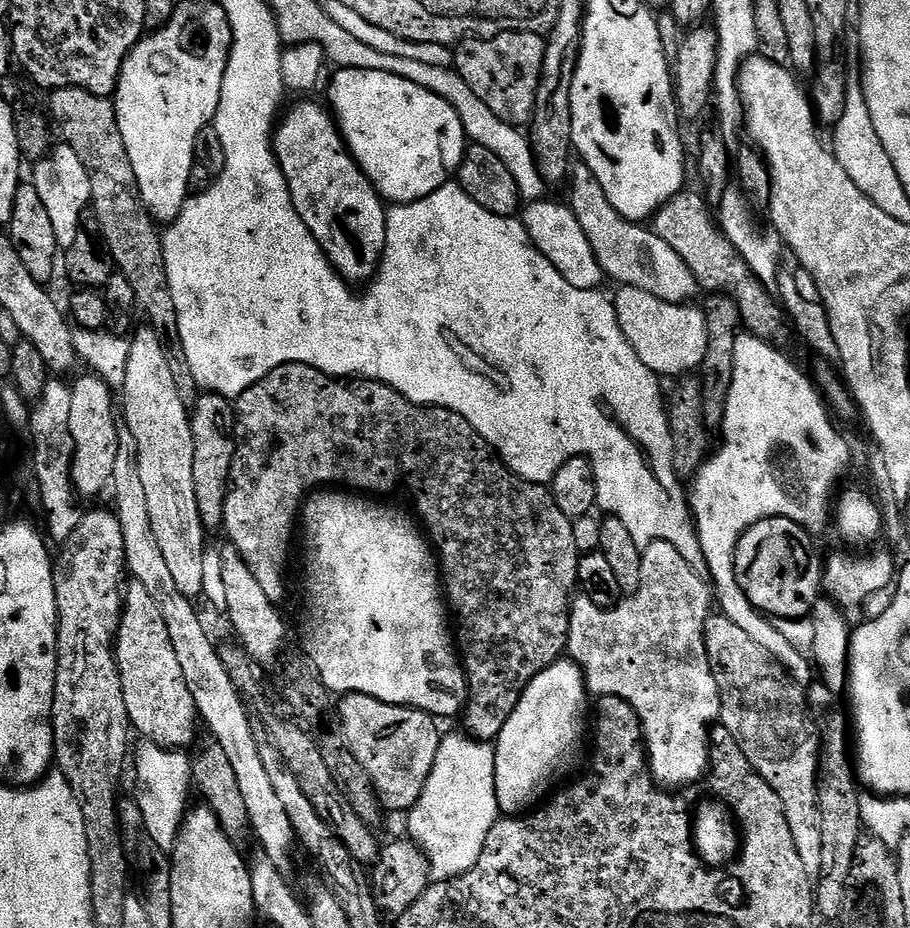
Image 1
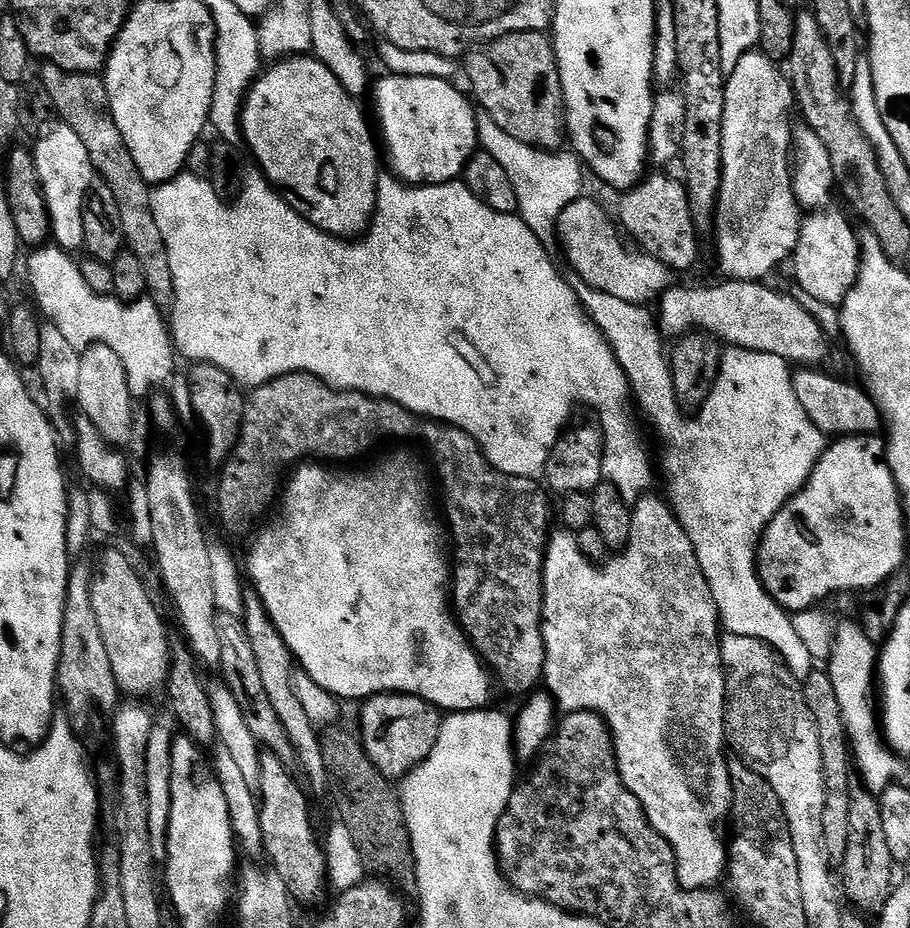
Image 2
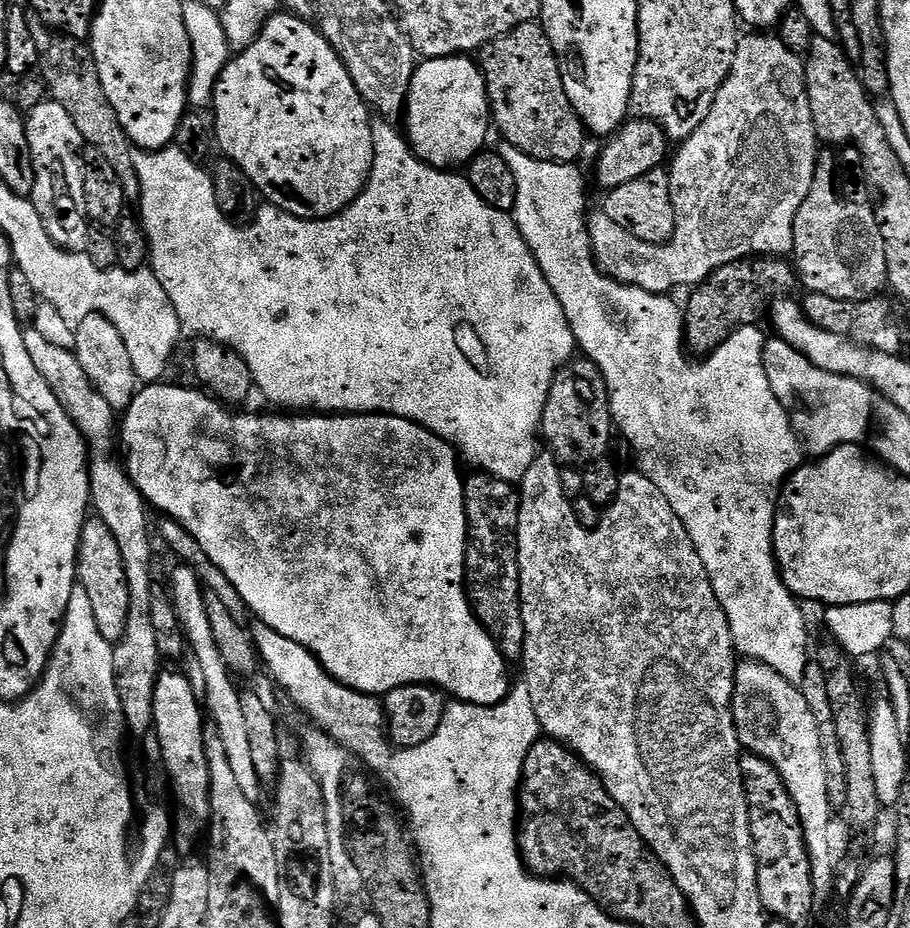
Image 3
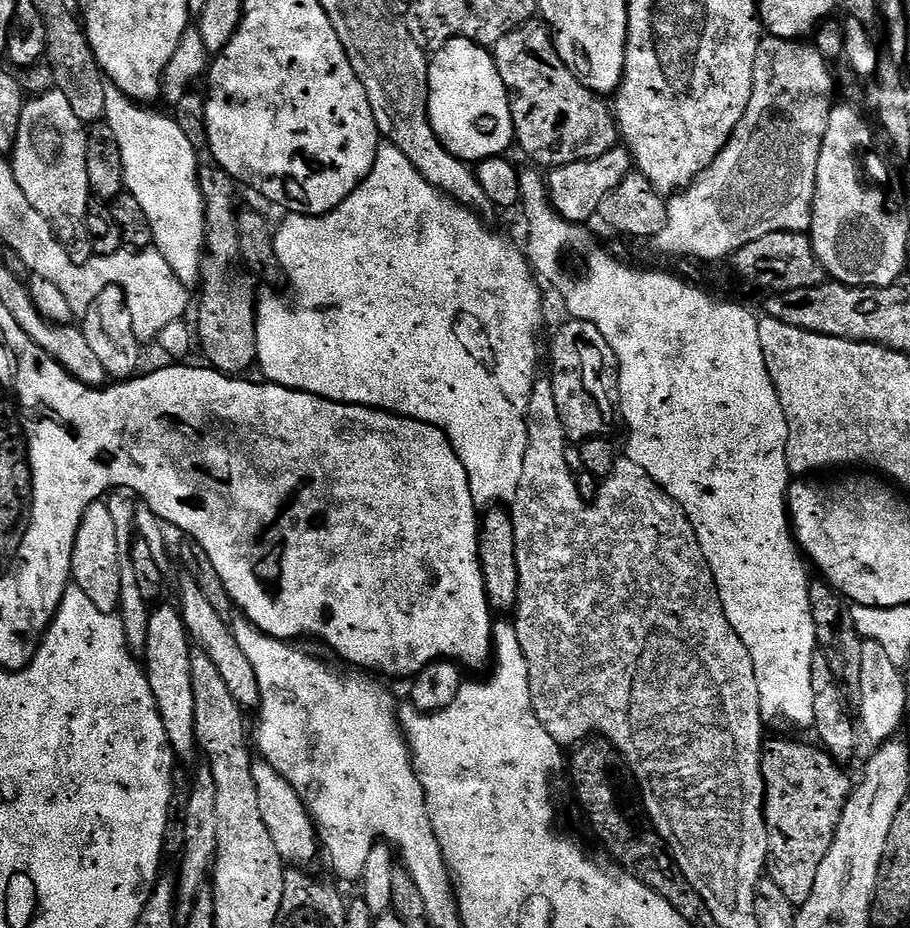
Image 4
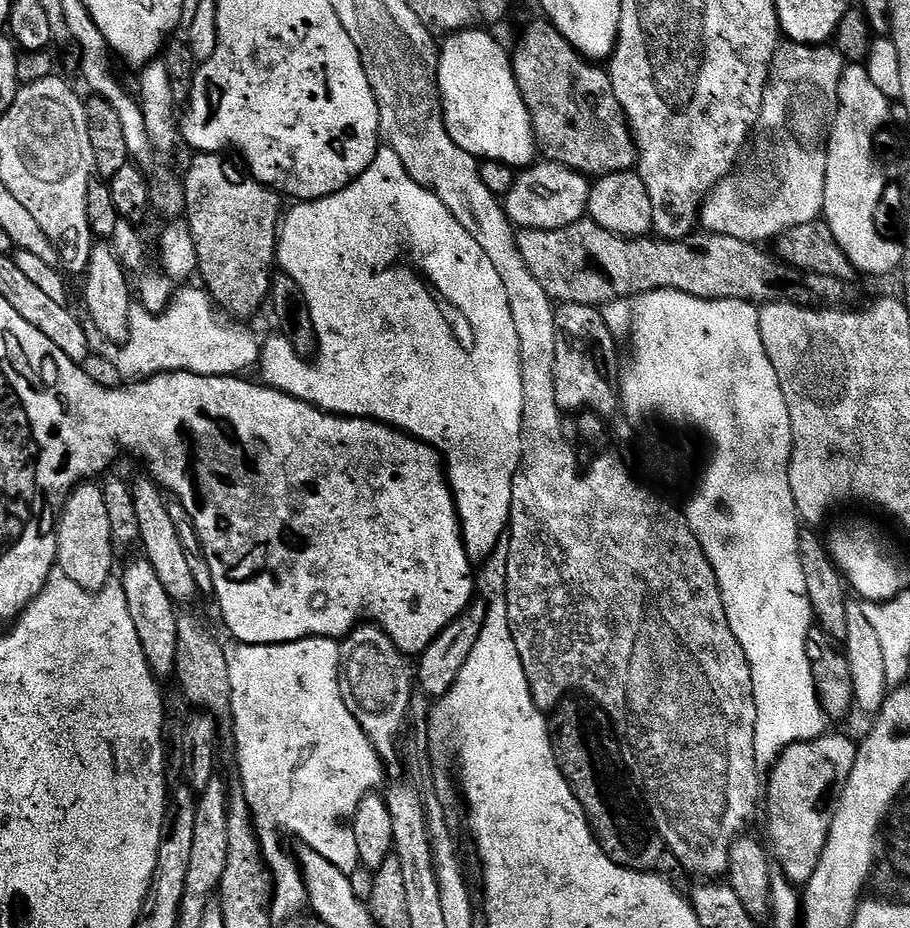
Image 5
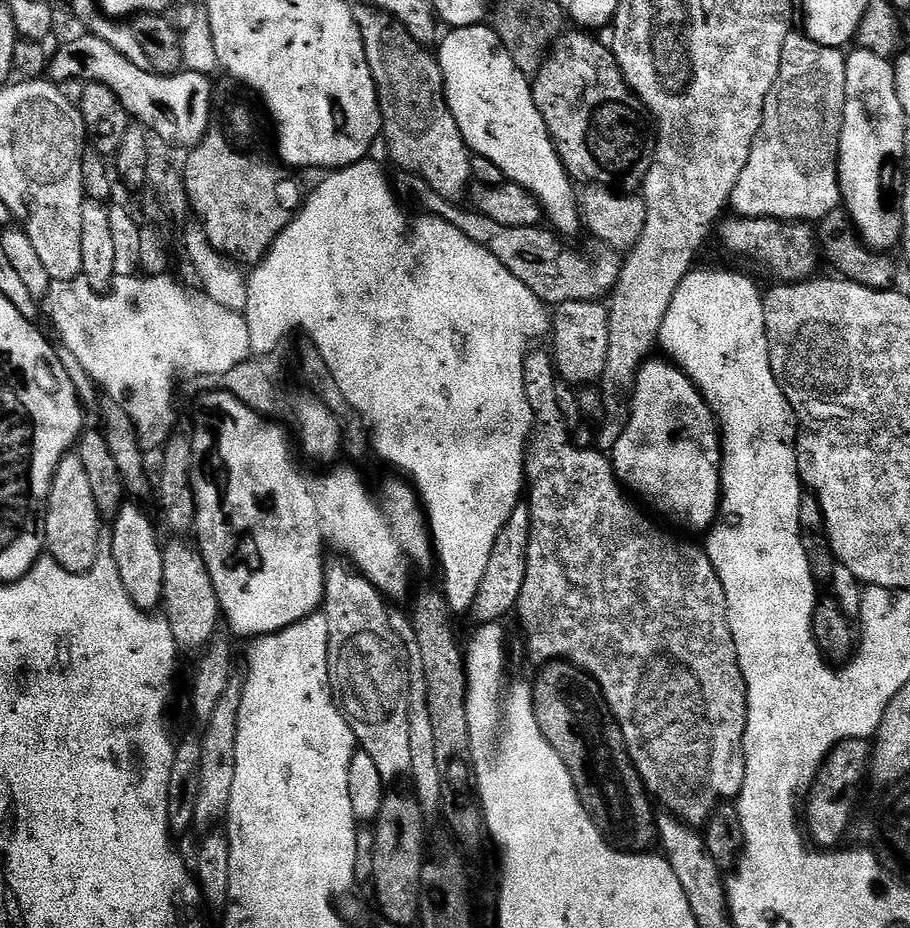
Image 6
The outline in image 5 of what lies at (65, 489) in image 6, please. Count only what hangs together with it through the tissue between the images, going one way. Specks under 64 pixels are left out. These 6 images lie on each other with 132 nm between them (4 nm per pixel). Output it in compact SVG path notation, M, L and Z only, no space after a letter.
M81 482L68 493L58 517L56 562L63 579L78 582L82 590L101 592L113 579L110 521L106 514L105 489L96 482Z

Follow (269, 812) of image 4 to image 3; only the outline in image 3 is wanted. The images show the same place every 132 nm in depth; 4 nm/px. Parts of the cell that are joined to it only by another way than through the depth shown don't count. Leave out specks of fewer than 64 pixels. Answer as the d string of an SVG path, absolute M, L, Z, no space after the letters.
M191 566L179 567L172 572L170 595L176 606L176 613L184 626L184 636L188 639L191 655L201 667L203 676L206 677L206 690L202 696L206 701L207 713L210 715L213 727L218 730L222 738L226 756L230 758L230 766L233 767L242 790L252 800L259 801L262 781L258 770L254 768L252 751L250 750L250 730L246 726L242 710L241 689L236 688L237 677L233 676L232 671L226 666L226 662L222 658L222 650L218 650L218 642L214 642L214 630L210 628L210 614L206 612L206 602L204 601L205 585L195 568Z

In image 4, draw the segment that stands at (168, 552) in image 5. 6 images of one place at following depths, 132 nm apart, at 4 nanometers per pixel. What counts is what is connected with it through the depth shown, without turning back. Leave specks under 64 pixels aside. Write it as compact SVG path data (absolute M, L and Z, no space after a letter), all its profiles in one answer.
M186 574L181 575L178 611L184 623L184 629L188 631L189 641L195 645L199 652L206 654L206 658L210 658L210 662L214 662L214 670L218 670L226 690L230 690L230 698L234 698L234 702L239 704L241 709L259 709L258 678L255 677L254 668L247 661L246 654L242 654L238 642L234 642L234 634L229 621L220 617L223 616L221 611L210 606L210 602L202 594L202 590L198 590L198 584L194 582L194 578L190 578Z

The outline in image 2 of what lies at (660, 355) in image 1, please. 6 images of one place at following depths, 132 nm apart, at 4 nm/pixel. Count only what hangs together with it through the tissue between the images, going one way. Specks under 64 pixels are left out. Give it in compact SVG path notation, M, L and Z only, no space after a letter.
M725 279L724 284L716 284L713 288L676 288L677 286L669 287L668 291L662 293L658 298L658 305L660 304L660 312L658 311L658 323L665 333L669 332L672 338L679 338L693 330L708 333L709 336L715 336L717 340L723 342L725 345L734 348L745 348L746 350L754 350L762 354L778 354L778 358L787 360L796 366L820 366L824 359L828 356L828 345L830 340L825 336L822 325L816 321L813 316L808 314L806 310L799 305L799 302L792 297L787 291L775 292L772 288L767 288L767 283L757 282L754 280L730 280Z

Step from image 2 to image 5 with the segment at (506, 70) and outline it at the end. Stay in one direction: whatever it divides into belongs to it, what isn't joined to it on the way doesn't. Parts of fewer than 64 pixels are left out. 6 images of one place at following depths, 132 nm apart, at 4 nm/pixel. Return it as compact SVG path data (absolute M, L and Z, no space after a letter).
M539 18L520 36L520 41L516 44L516 49L511 49L512 69L514 70L513 80L518 82L518 90L522 94L522 98L526 102L526 110L532 119L532 129L536 135L536 147L539 155L545 161L553 164L561 164L567 168L573 168L576 172L583 172L589 178L599 178L606 174L614 174L615 172L631 172L637 167L638 153L636 150L636 139L632 137L632 127L628 124L626 114L622 110L622 106L618 102L618 94L614 94L614 86L612 85L611 75L607 71L604 72L599 63L584 59L579 50L572 46L568 39L552 25L552 21L547 18Z

